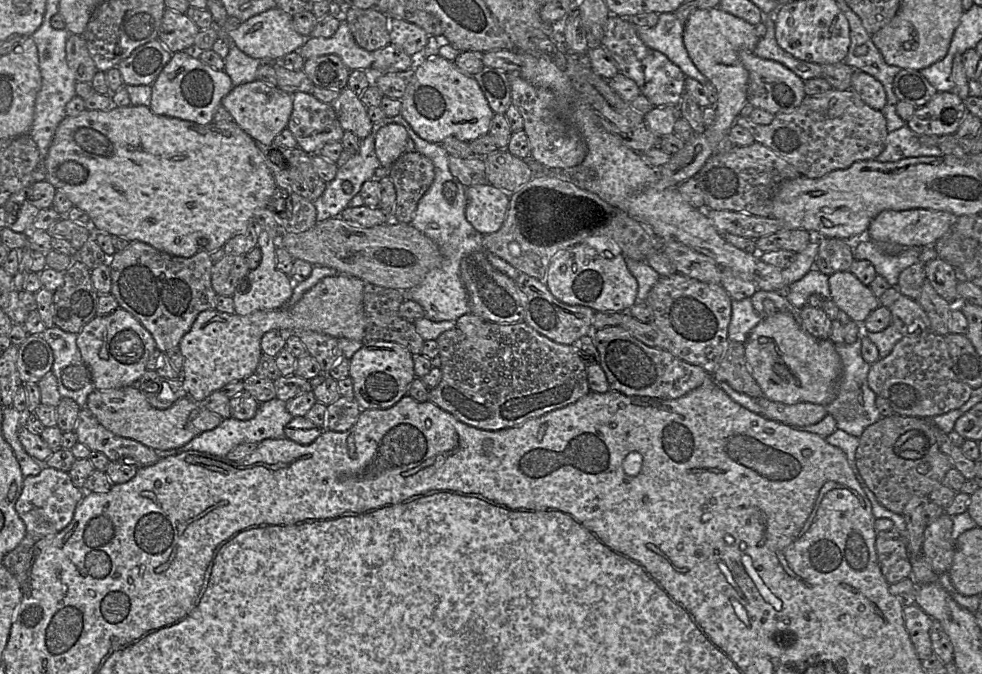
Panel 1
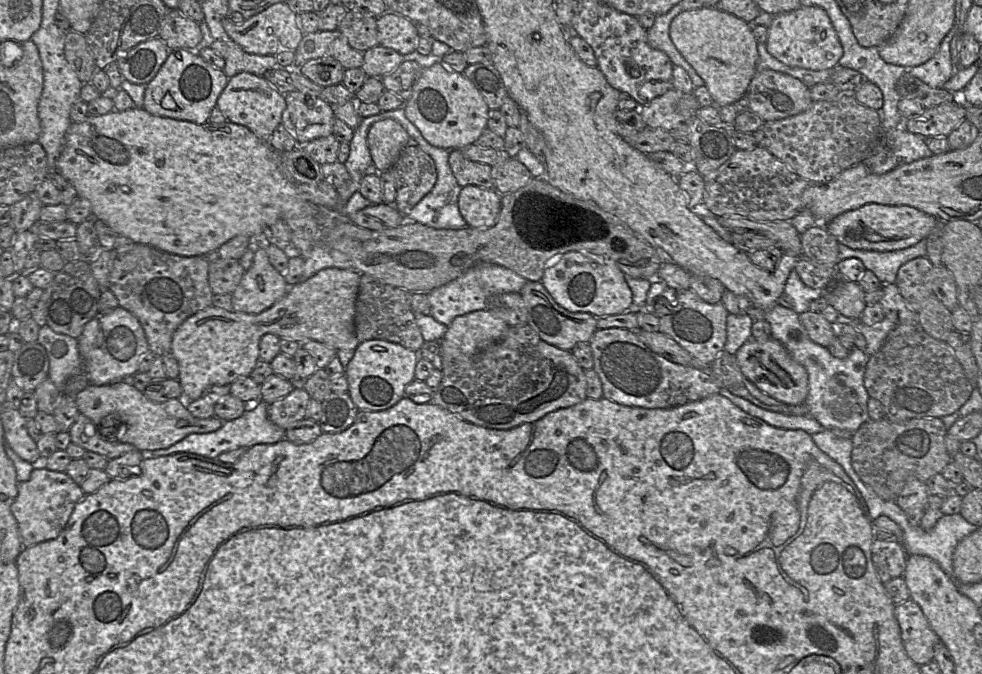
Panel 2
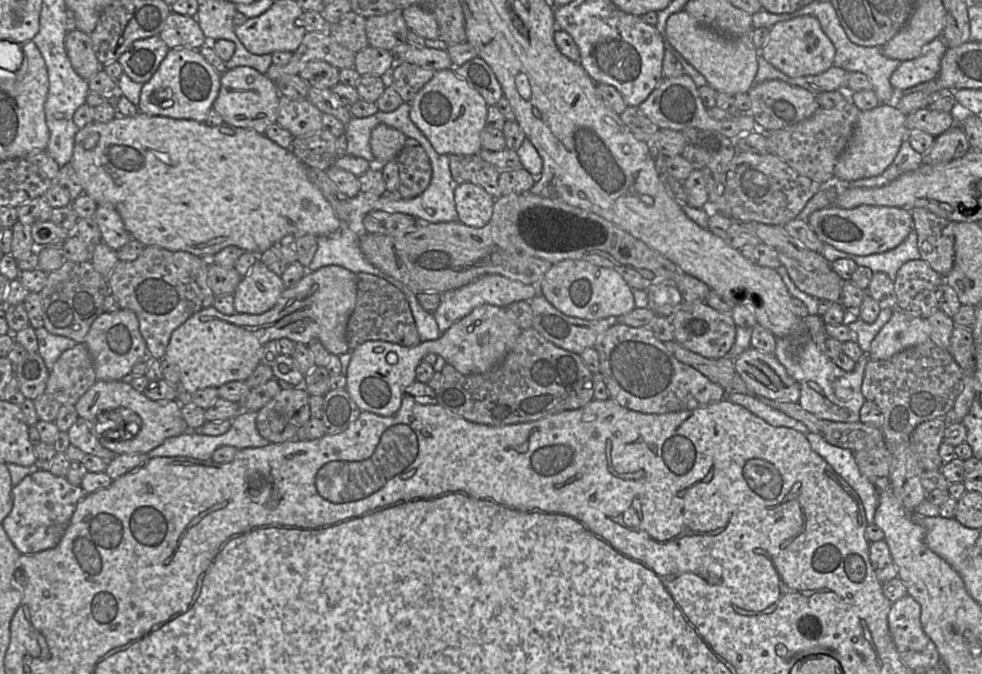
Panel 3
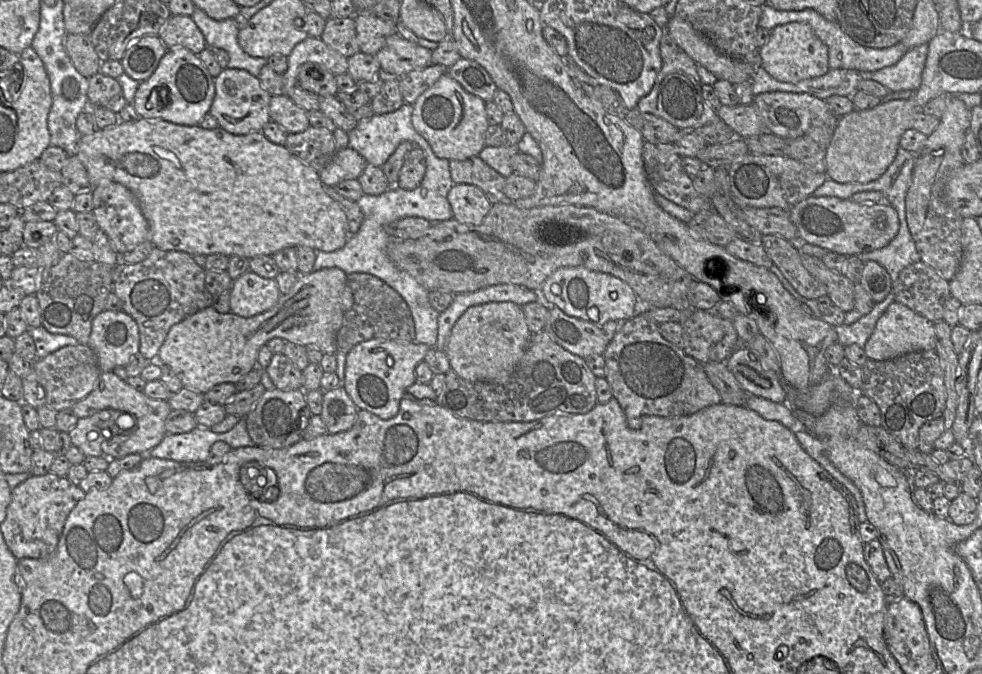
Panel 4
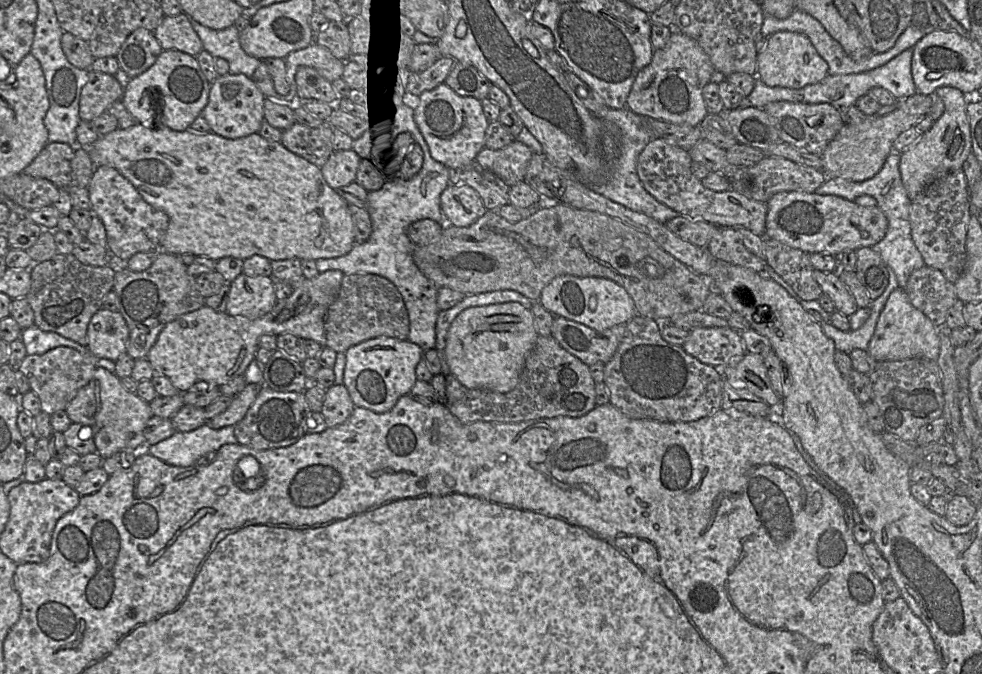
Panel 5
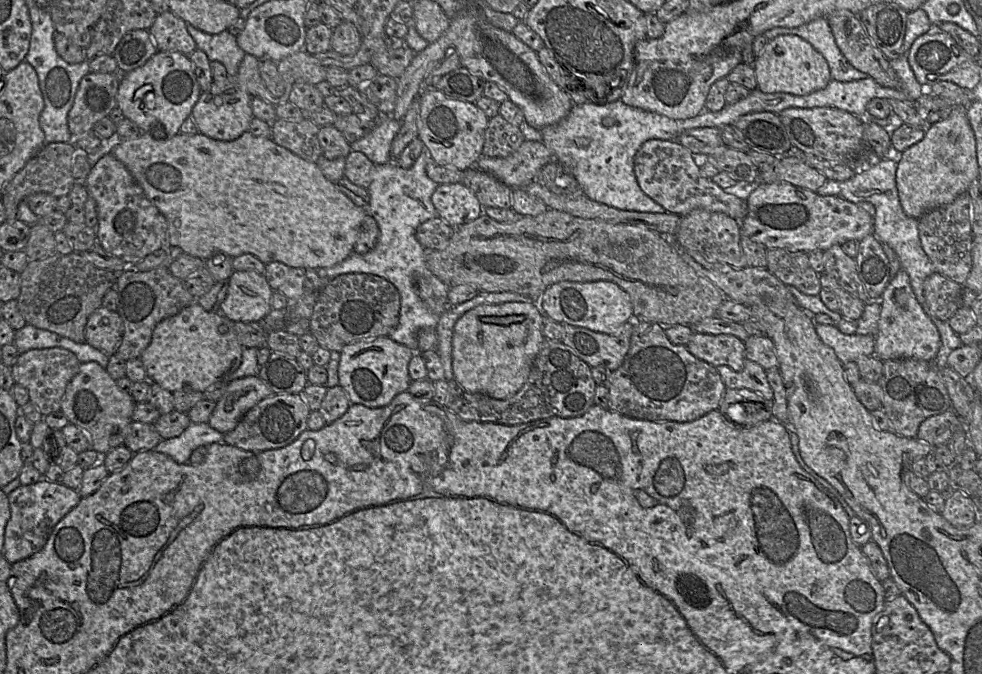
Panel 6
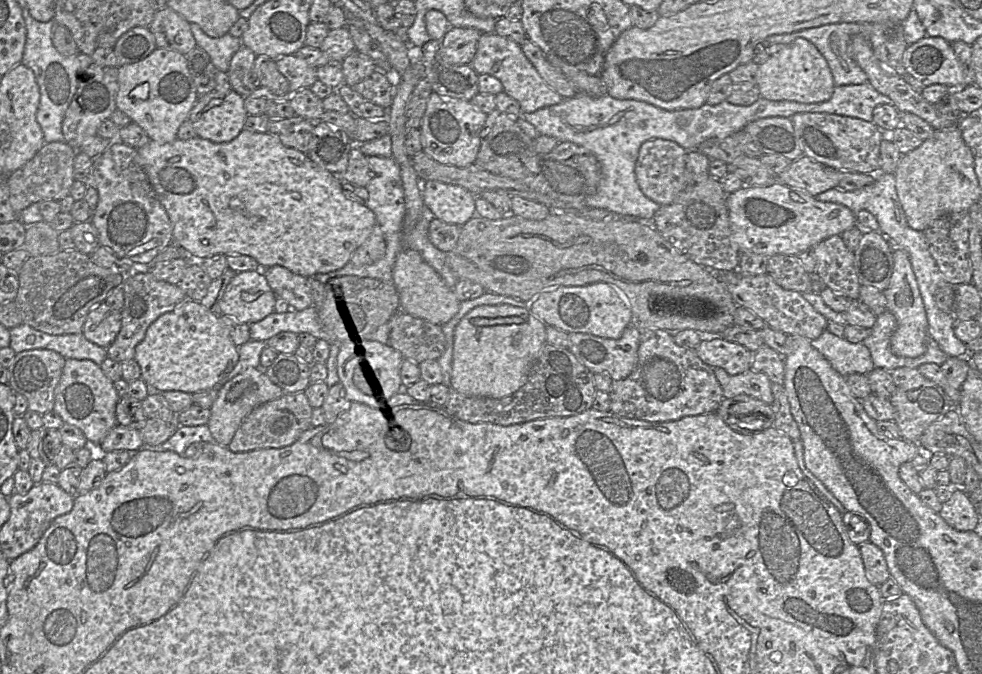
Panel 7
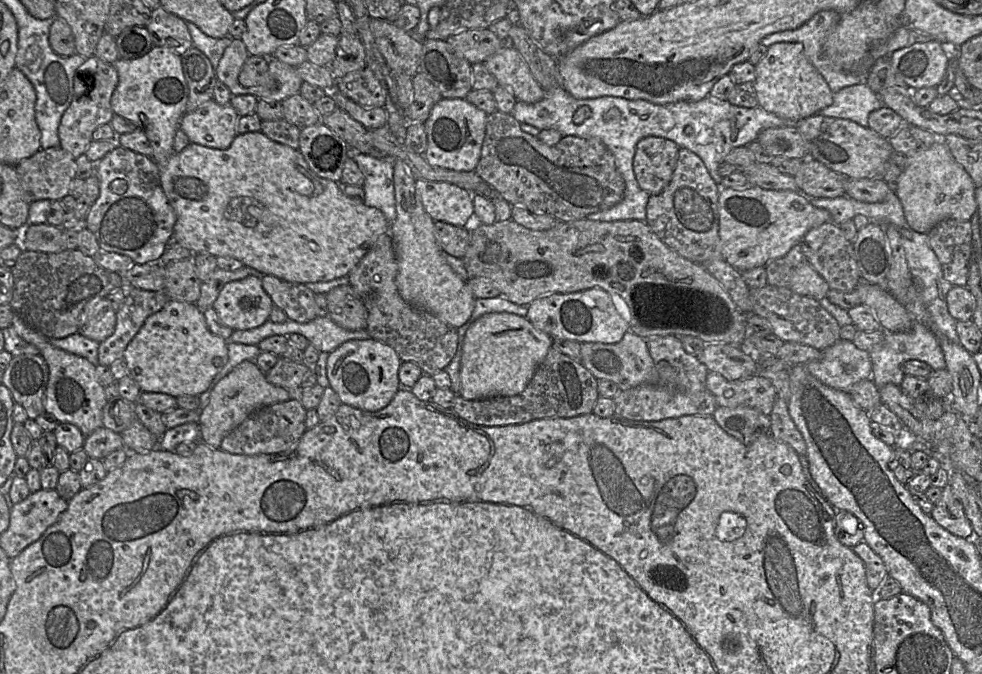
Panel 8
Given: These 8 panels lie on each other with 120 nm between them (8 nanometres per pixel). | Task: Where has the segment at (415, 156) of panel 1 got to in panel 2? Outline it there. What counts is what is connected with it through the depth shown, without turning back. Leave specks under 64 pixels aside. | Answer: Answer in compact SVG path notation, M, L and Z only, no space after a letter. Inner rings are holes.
M418 145L406 146L390 169L395 178L396 199L393 204L406 216L434 187L437 181L437 170L433 159Z

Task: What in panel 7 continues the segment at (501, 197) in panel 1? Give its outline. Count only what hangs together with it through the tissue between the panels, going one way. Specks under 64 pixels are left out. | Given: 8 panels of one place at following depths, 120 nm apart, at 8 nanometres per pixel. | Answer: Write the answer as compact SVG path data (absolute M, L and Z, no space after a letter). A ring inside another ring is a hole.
M440 181L422 182L422 197L433 217L462 226L476 213L476 196L459 185Z

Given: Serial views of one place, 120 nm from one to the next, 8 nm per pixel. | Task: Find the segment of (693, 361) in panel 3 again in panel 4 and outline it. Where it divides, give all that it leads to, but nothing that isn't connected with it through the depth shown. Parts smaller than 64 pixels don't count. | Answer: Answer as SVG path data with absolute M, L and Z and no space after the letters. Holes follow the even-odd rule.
M709 362L703 368L711 384L718 390L721 403L744 406L748 394L741 387L726 362Z

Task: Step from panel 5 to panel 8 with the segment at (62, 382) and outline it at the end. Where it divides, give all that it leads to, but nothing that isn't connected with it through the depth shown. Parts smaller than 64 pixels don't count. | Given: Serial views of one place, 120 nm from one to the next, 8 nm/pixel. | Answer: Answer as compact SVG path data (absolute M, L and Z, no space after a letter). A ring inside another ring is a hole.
M22 354L14 356L4 370L2 384L11 392L15 403L25 409L29 419L35 420L45 412L44 396L49 380L49 367L43 356L39 354Z

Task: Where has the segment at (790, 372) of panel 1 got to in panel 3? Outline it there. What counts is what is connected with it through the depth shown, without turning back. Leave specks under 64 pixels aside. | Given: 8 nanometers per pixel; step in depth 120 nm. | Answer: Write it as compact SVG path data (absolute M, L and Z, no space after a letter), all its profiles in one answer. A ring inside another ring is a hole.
M749 347L733 360L736 373L750 394L781 402L797 402L799 384L788 374L775 355Z

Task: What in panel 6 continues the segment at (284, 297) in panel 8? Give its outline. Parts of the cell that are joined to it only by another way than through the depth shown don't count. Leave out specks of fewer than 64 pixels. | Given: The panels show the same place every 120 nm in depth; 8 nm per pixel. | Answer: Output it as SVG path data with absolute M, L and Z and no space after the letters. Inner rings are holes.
M271 262L266 265L265 277L273 292L281 292L290 303L297 302L305 293L306 269Z

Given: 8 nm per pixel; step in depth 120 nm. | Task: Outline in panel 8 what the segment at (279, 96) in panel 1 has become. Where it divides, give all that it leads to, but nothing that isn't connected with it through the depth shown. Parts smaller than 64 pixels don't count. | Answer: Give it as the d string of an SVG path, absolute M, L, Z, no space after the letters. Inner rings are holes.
M212 99L193 112L186 112L179 128L188 136L190 143L227 149L238 135L239 118L231 104L220 105Z

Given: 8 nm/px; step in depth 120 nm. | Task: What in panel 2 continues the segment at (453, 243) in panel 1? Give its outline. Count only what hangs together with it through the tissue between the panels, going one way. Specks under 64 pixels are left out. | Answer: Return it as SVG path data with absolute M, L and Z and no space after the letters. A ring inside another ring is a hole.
M412 137L434 161L437 181L433 189L405 216L405 221L417 222L435 229L463 229L468 227L458 208L461 186L449 165L449 150L432 146ZM478 263L456 279L431 290L428 293L430 315L413 312L415 322L424 341L440 342L447 331L447 327L456 317L486 309L488 299L492 295L519 292L527 281L527 279L505 267L491 263Z

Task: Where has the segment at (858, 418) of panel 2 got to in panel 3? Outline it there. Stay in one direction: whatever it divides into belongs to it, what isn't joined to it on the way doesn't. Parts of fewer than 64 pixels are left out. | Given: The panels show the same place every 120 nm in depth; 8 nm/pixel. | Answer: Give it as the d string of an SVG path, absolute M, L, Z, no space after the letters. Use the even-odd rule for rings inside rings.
M802 326L793 334L776 339L775 357L799 384L798 404L804 410L824 420L847 423L860 421L860 409L866 400L862 395L861 385L865 366L870 360L867 354L862 354L852 371L844 371L821 352Z

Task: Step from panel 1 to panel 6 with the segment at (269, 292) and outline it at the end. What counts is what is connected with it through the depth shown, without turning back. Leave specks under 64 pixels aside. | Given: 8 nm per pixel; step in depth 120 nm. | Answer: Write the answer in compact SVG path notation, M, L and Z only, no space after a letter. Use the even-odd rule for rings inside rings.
M251 270L234 271L222 313L234 322L261 322L273 309L272 295L264 275Z

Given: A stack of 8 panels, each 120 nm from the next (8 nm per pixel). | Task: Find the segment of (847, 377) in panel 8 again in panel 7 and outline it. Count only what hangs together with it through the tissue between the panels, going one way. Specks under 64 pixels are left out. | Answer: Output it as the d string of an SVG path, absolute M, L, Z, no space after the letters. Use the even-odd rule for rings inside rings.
M826 329L811 345L844 377L853 373L868 374L874 369L870 351L863 342L851 343Z

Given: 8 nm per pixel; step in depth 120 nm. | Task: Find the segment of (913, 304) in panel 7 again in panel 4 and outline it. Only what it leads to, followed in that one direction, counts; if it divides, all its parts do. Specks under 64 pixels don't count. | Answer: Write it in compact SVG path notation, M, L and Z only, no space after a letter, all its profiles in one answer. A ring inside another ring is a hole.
M897 301L892 302L878 319L874 332L863 348L868 359L885 361L923 350L935 350L934 323Z

